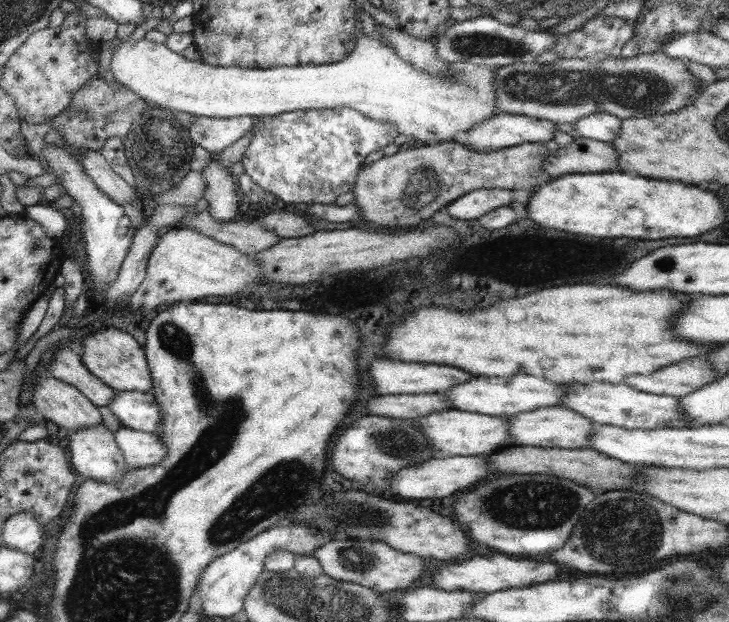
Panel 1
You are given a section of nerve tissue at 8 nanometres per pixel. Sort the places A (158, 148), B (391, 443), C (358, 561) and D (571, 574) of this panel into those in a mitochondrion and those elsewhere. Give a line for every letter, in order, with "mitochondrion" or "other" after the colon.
A: mitochondrion
B: mitochondrion
C: mitochondrion
D: other

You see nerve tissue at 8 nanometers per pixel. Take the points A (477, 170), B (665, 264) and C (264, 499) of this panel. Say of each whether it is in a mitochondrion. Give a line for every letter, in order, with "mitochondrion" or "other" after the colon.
A: other
B: other
C: mitochondrion

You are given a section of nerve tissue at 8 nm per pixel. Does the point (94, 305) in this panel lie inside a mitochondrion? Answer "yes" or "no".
no

